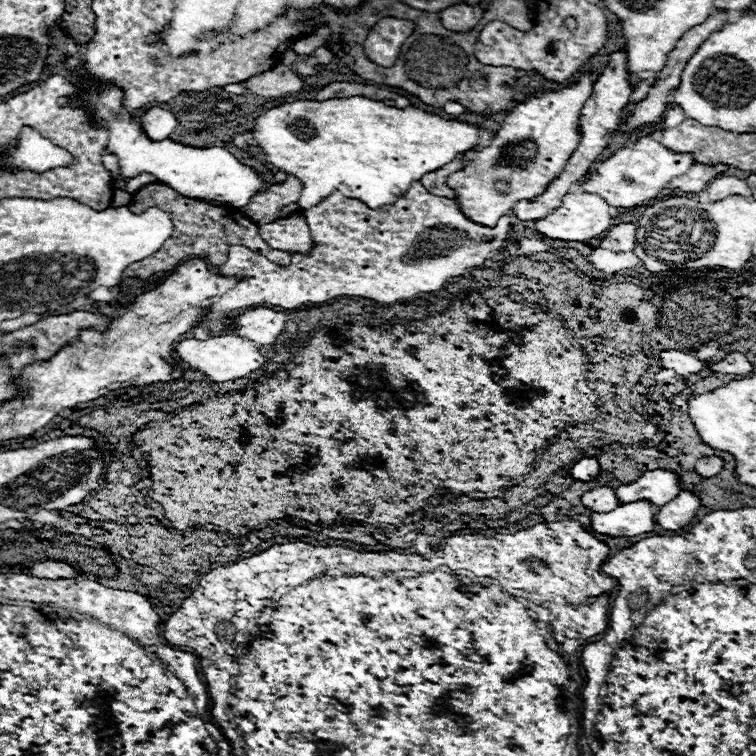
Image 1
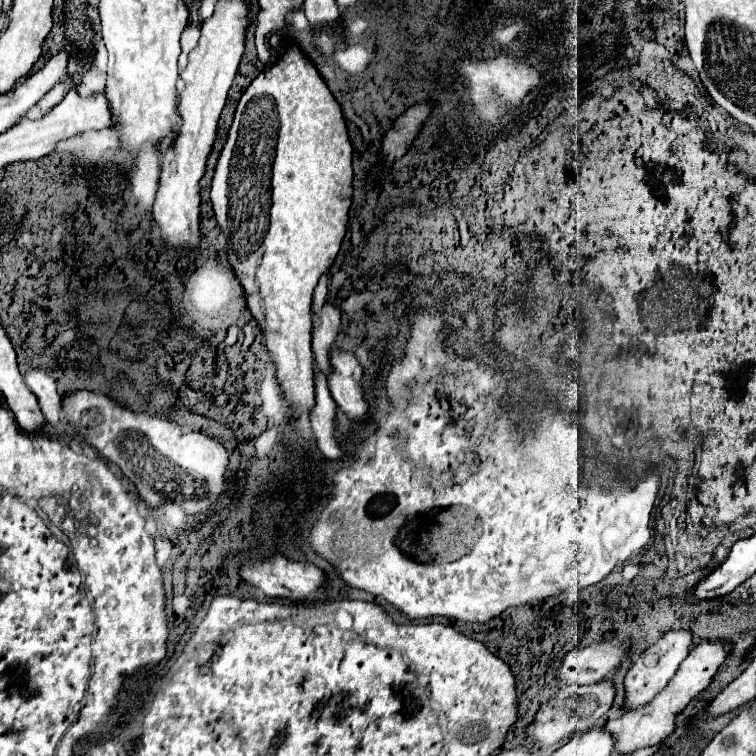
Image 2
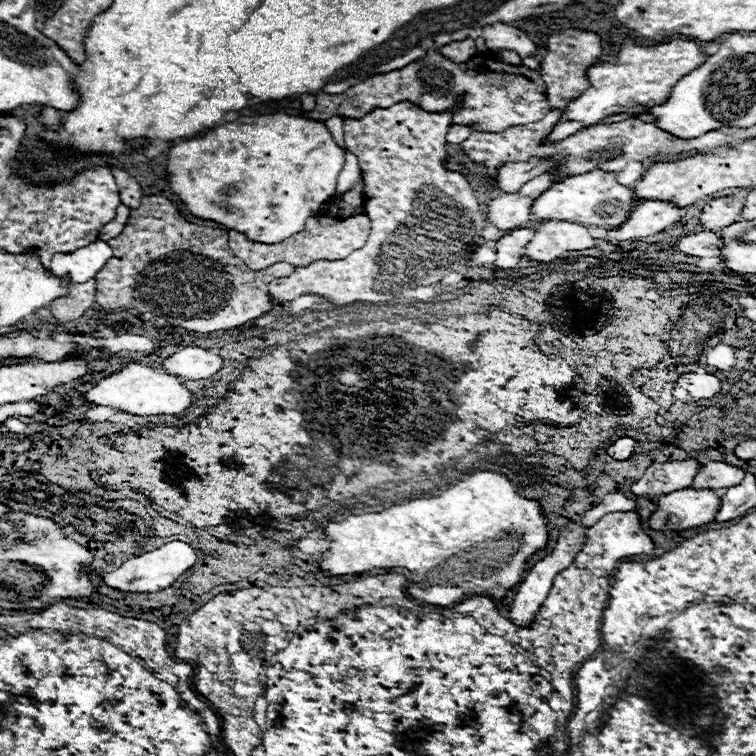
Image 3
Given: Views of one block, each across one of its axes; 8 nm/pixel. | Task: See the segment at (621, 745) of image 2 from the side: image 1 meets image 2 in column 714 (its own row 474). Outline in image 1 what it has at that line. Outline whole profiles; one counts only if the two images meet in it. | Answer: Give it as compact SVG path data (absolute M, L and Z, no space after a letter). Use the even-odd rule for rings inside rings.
M652 470L644 472L636 482L622 484L616 488L616 498L622 502L638 502L646 500L654 506L664 506L664 502L670 502L680 494L680 486L676 482L676 476L668 470Z

